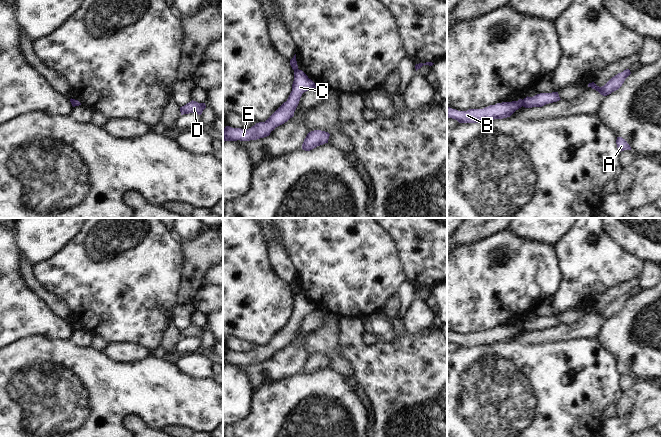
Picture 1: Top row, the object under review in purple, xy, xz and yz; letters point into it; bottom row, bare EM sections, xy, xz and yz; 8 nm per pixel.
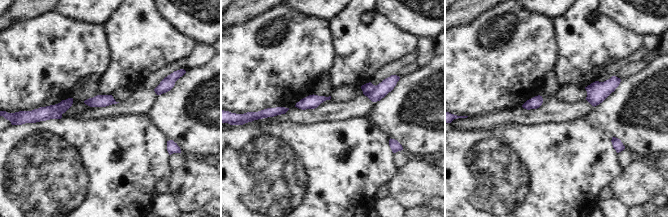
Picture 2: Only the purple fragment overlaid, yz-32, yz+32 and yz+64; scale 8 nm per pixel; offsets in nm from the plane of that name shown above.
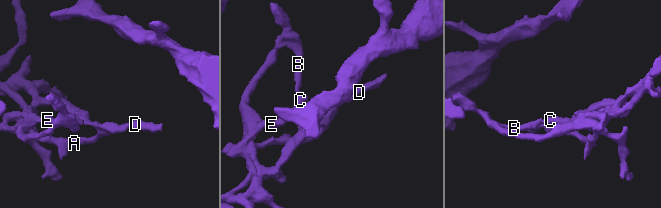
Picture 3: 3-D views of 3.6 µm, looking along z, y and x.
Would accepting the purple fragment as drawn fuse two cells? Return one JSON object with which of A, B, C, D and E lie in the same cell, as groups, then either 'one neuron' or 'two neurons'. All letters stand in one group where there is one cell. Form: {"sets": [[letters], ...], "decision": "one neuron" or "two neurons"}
{"sets": [["A", "C", "D", "E"], ["B"]], "decision": "two neurons"}

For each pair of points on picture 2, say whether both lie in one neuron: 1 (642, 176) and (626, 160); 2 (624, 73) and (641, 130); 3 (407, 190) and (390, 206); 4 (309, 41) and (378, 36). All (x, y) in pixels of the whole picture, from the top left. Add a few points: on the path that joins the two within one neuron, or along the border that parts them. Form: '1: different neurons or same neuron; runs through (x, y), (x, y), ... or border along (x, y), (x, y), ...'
1: different neurons; border along (636, 157), (623, 169)
2: different neurons; border along (645, 66), (640, 71), (621, 81)
3: different neurons; border along (390, 195), (402, 206)
4: different neurons; border along (328, 21), (334, 46), (332, 63)

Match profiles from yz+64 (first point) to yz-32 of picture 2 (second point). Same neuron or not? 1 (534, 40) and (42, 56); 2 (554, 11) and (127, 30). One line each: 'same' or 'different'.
1: same
2: different

